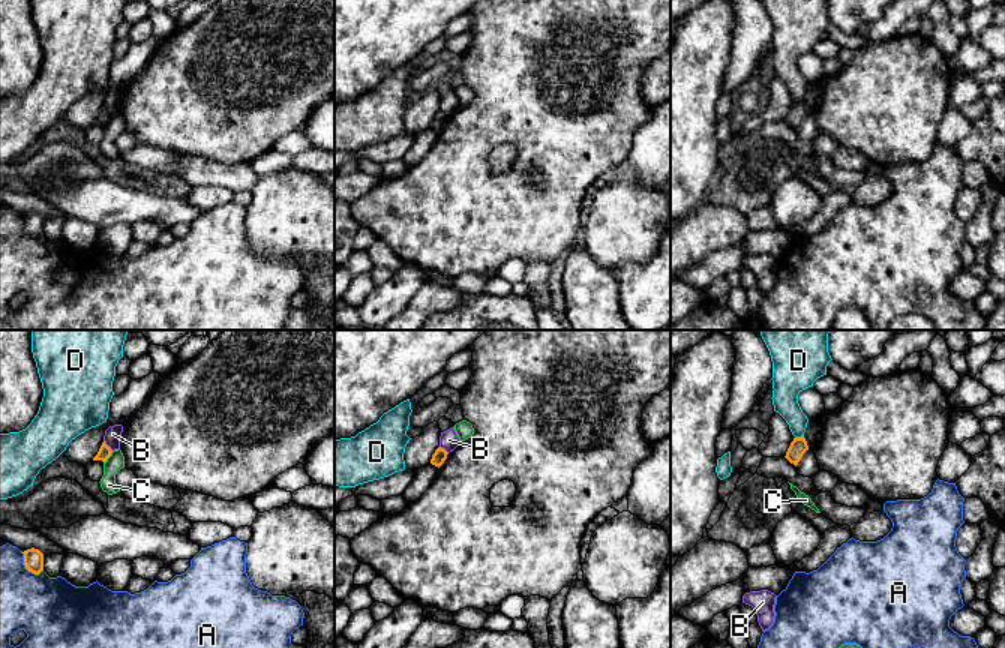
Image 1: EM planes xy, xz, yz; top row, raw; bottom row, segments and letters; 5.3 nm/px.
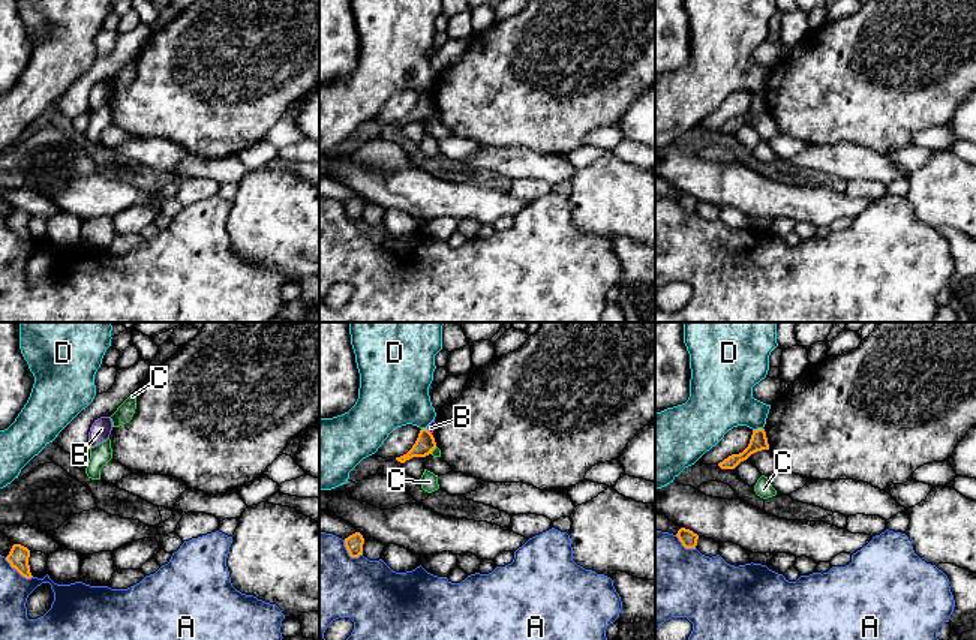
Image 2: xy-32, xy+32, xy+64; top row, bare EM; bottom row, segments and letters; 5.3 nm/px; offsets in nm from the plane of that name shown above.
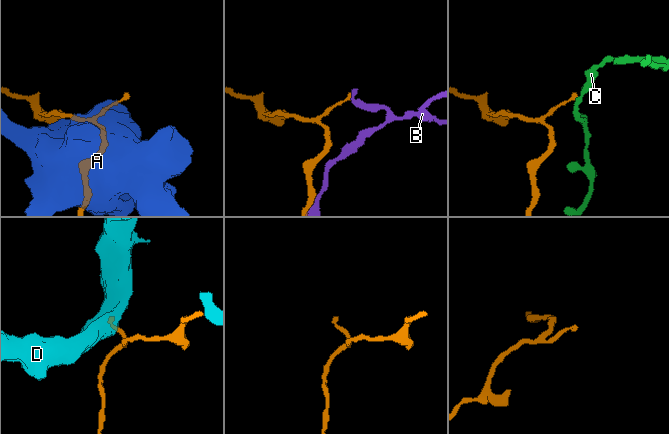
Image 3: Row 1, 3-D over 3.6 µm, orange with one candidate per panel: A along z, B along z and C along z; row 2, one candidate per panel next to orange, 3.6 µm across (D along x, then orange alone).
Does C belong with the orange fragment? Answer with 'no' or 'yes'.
no

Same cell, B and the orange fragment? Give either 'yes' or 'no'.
no

